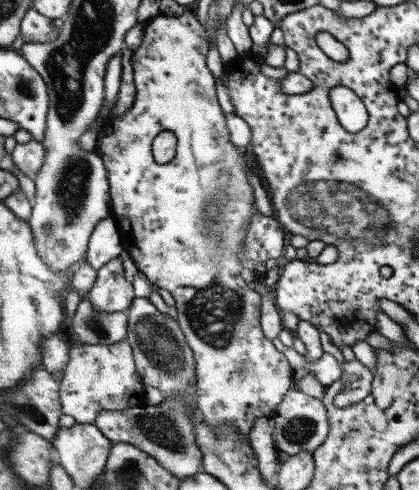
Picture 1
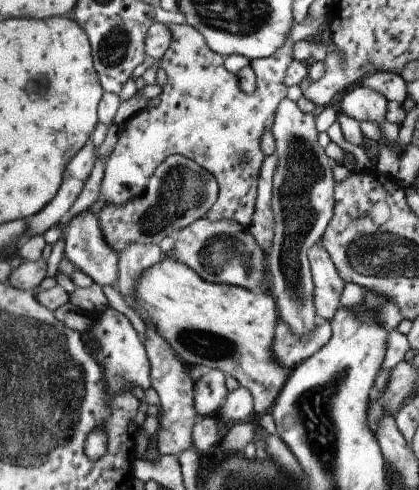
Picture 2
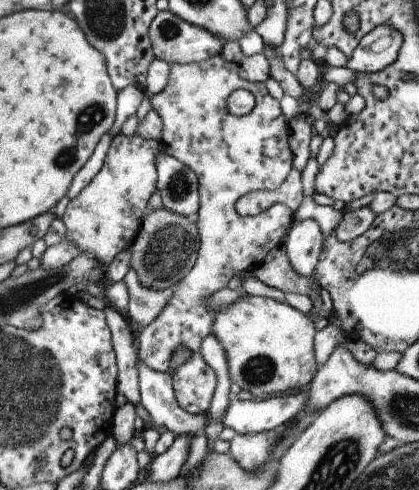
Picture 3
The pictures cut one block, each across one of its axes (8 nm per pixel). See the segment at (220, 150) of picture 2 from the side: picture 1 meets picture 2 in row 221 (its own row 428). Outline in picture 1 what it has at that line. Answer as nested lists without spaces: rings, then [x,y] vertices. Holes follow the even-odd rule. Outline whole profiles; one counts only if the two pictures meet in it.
[[[185,12],[181,16],[175,18],[167,18],[167,16],[155,16],[151,22],[145,24],[143,28],[143,40],[139,44],[139,48],[133,52],[133,84],[135,84],[135,100],[131,104],[131,108],[115,118],[109,118],[99,134],[99,154],[103,158],[105,168],[109,170],[109,198],[111,198],[111,212],[113,212],[113,220],[119,224],[119,240],[121,240],[121,248],[123,252],[127,252],[135,266],[139,268],[141,274],[145,274],[145,278],[149,280],[151,286],[159,286],[165,288],[173,294],[175,298],[175,306],[173,306],[173,318],[179,324],[179,330],[185,336],[187,346],[193,352],[195,358],[195,384],[193,384],[193,402],[197,412],[203,416],[205,426],[211,430],[211,434],[217,434],[217,430],[221,426],[227,426],[229,430],[233,430],[233,434],[237,434],[241,440],[245,440],[247,448],[251,450],[249,444],[249,432],[253,428],[255,418],[269,418],[271,414],[275,414],[277,406],[283,402],[287,390],[293,386],[293,368],[289,366],[289,360],[285,358],[285,354],[277,352],[271,344],[271,340],[263,334],[261,330],[261,294],[253,290],[253,286],[249,286],[243,278],[241,278],[241,254],[245,256],[245,236],[251,224],[251,218],[257,212],[255,206],[255,196],[253,196],[253,186],[251,186],[251,170],[245,164],[245,156],[243,156],[243,148],[235,148],[229,142],[229,130],[225,124],[225,112],[221,110],[219,102],[217,102],[217,88],[215,82],[217,78],[213,78],[213,74],[207,70],[205,66],[205,54],[207,54],[207,34],[201,28],[201,24],[197,22],[197,18],[191,12]],[[161,132],[173,132],[177,138],[177,150],[175,150],[175,158],[167,164],[157,164],[153,162],[153,138]]]

